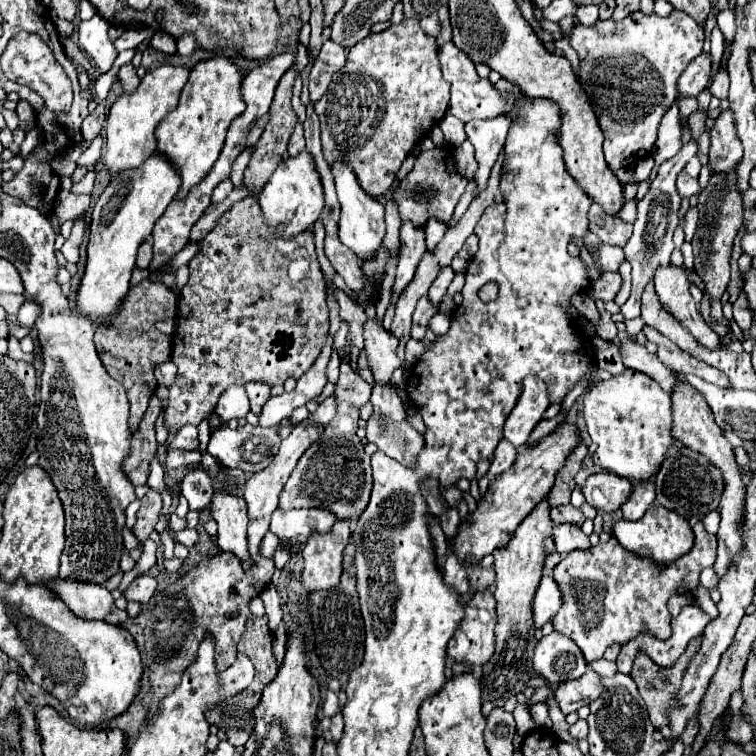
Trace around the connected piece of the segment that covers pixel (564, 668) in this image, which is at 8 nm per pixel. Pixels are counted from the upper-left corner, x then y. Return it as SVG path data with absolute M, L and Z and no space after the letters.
M551 633L541 637L533 649L533 669L551 685L559 685L565 679L581 677L587 671L587 661L571 639Z

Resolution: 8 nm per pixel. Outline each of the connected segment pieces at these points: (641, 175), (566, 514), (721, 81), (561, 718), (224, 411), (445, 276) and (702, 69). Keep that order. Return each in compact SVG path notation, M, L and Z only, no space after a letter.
M645 157L645 159L641 159L639 163L637 163L637 167L635 167L635 175L633 175L633 179L629 181L629 183L641 183L641 181L645 181L649 175L651 175L651 169L653 169L653 157Z
M561 505L561 507L555 507L551 509L551 519L555 525L561 525L561 523L573 523L573 525L583 525L585 517L581 513L581 509L573 507L573 505Z
M719 67L719 73L715 75L713 79L713 85L711 85L711 95L717 97L719 101L723 101L727 97L727 69L725 67Z
M551 697L549 701L551 701L549 717L551 717L551 721L553 721L553 731L555 731L555 735L557 735L561 741L577 743L578 741L576 739L572 739L571 735L569 735L569 723L565 721L565 715L559 711L559 707L557 707L555 699Z
M231 385L221 393L221 419L229 421L229 419L241 419L241 417L245 417L247 423L251 425L257 423L257 415L249 413L249 399L243 387Z
M447 265L447 267L441 269L441 273L437 275L437 279L431 283L431 287L429 287L429 299L431 299L435 305L439 305L441 299L445 297L447 287L449 287L449 283L453 281L453 277L455 277L455 273L453 273L451 265Z
M709 55L695 57L689 63L689 67L683 71L683 75L679 77L677 95L679 97L697 97L709 81L709 73L711 73L711 57Z

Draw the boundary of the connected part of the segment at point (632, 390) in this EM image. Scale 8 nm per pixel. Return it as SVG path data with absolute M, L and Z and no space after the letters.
M625 369L607 381L595 381L583 401L591 439L597 443L595 465L625 479L649 479L671 447L671 397L651 377Z

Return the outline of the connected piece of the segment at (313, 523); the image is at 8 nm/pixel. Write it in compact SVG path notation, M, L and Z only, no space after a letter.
M323 507L293 511L277 509L271 519L271 531L279 539L293 539L297 535L309 535L311 531L327 531L327 527L333 527L335 519L337 517Z

